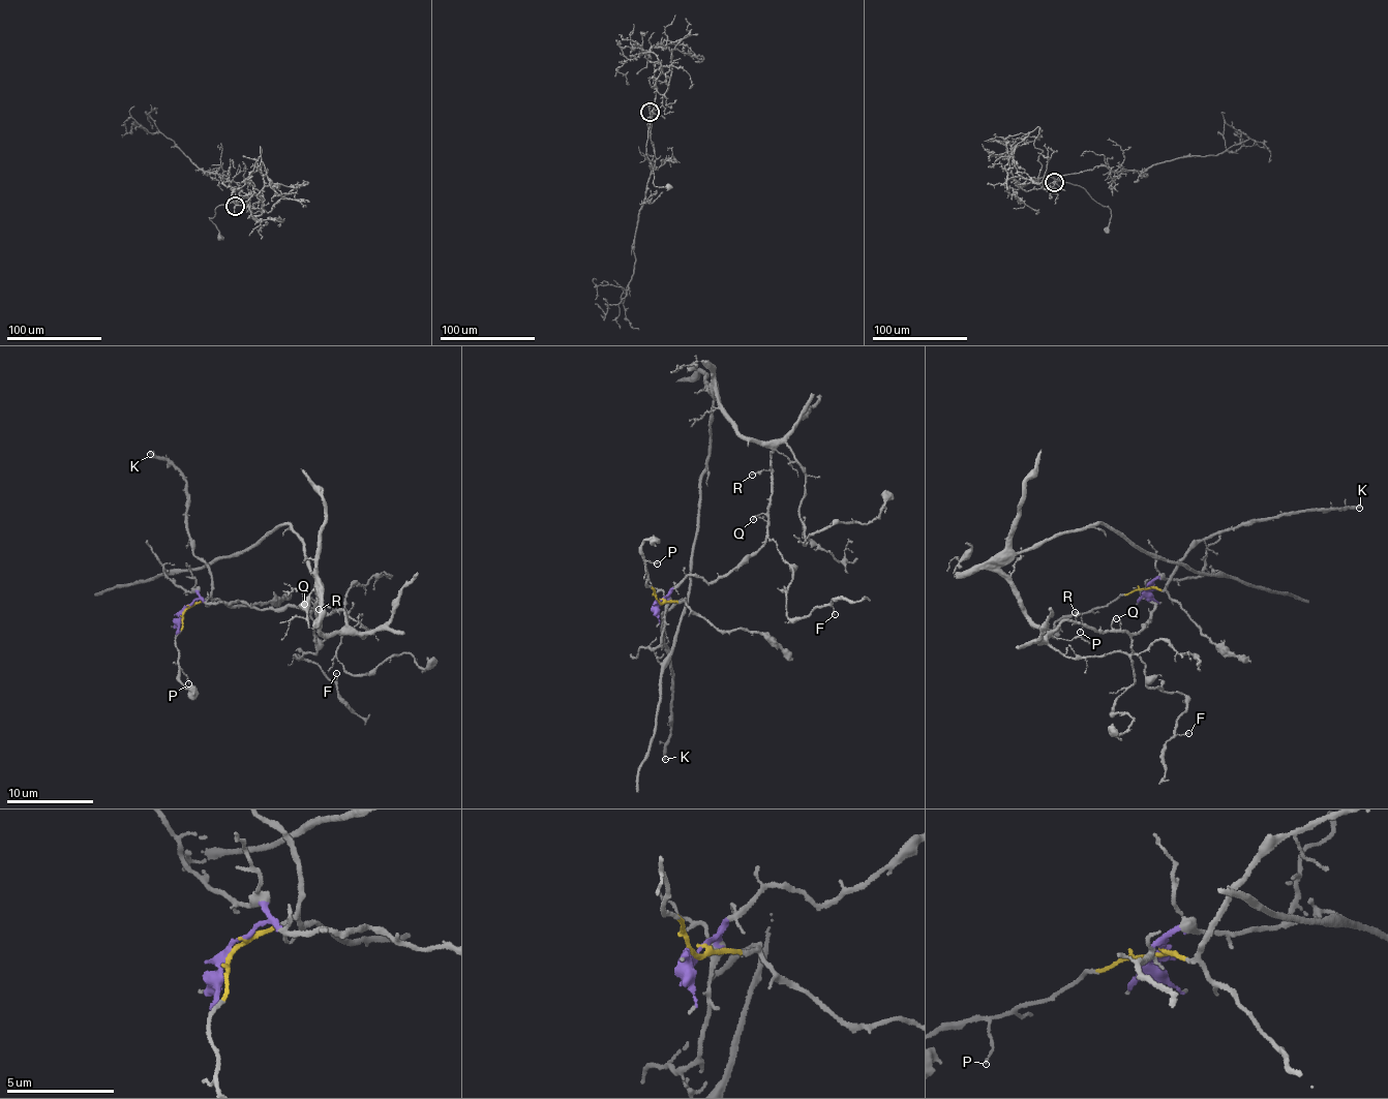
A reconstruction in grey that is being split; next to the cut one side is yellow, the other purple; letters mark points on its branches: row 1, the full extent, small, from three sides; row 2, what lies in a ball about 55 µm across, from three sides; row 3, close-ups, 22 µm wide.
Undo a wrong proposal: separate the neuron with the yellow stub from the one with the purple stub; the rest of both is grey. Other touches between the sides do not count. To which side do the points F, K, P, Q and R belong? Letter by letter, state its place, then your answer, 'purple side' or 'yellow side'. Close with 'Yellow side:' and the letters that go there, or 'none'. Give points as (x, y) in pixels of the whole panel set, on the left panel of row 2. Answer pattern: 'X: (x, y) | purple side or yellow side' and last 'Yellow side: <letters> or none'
F: (336, 673) | purple side
K: (150, 454) | yellow side
P: (188, 683) | yellow side
Q: (304, 604) | purple side
R: (319, 609) | purple side
Yellow side: K, P

